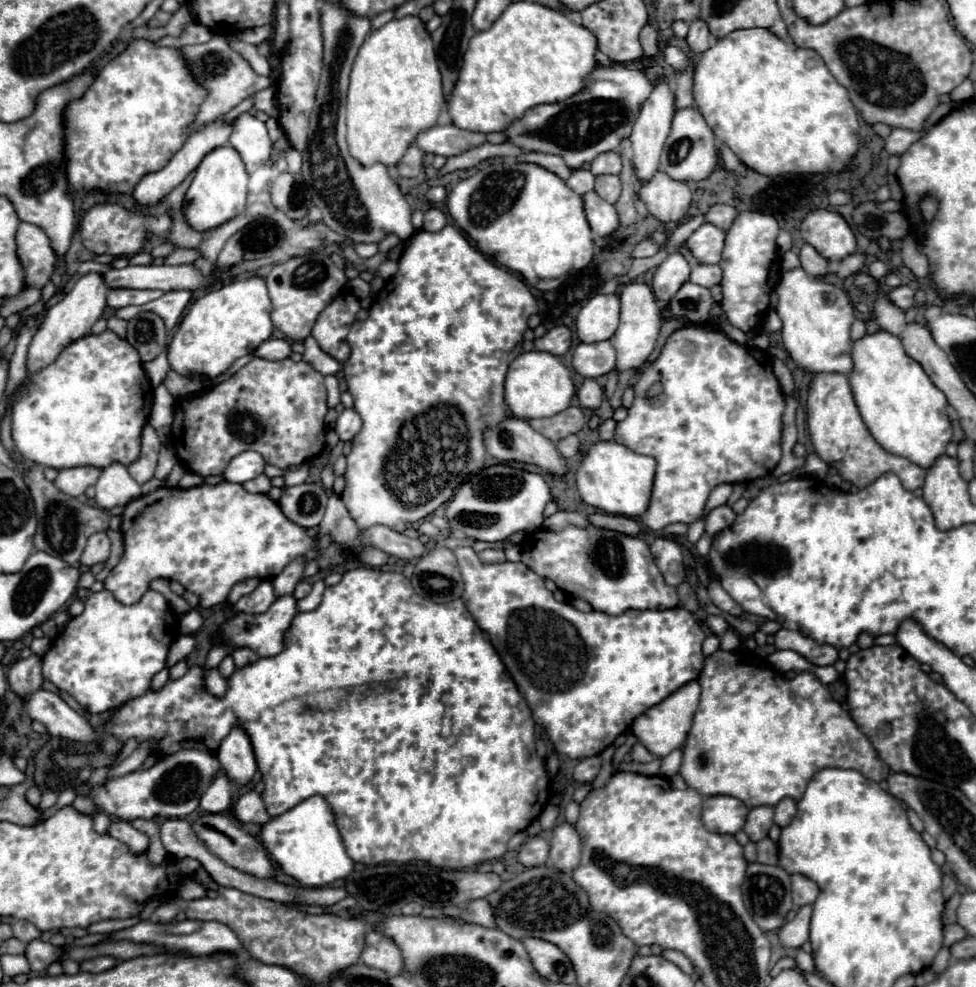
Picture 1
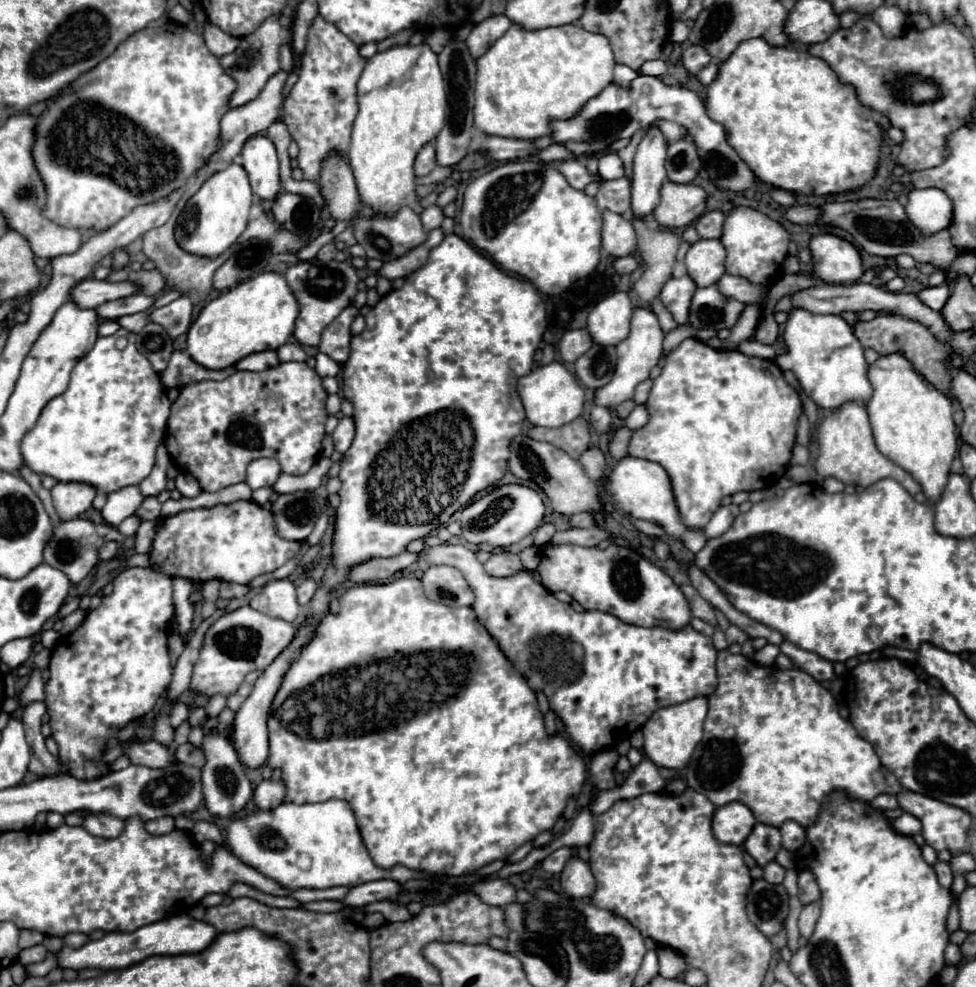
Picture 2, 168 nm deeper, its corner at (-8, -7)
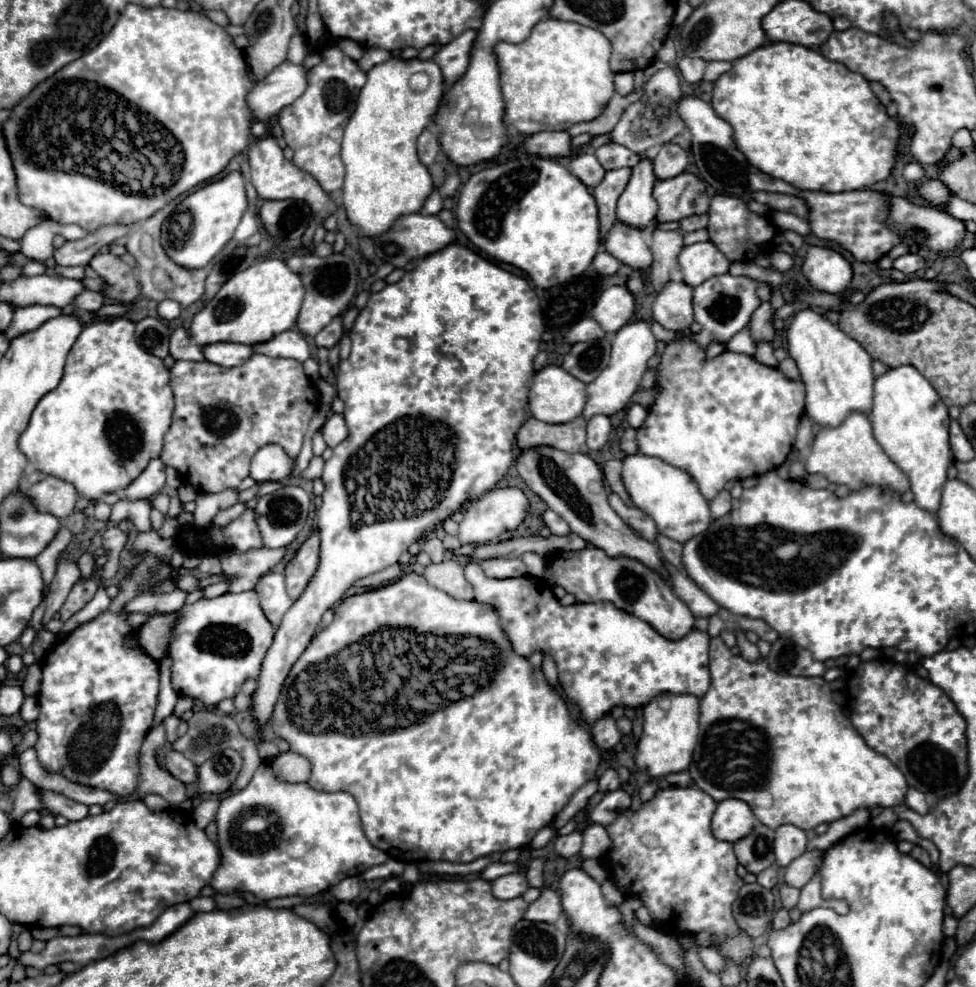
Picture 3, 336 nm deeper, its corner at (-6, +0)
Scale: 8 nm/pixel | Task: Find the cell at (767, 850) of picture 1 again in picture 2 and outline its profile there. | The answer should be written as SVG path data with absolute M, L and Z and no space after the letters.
M777 861L767 863L763 867L763 879L765 881L769 881L769 883L783 883L783 877L785 877L785 867L781 867Z

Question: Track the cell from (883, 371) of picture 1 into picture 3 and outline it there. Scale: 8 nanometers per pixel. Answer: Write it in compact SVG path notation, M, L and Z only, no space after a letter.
M891 368L887 374L875 380L873 410L869 414L873 424L873 436L885 450L885 454L903 470L909 478L913 502L927 512L939 510L943 484L947 480L947 468L953 460L949 448L949 414L935 388L913 368Z

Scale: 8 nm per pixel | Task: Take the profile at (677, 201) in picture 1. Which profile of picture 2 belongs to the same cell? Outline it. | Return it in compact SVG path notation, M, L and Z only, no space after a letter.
M667 181L661 187L661 201L653 211L653 219L667 229L689 227L705 211L705 191L693 183L679 185Z

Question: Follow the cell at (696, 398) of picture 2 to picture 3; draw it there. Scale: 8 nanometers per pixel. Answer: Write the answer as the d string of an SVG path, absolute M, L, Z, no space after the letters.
M673 340L661 356L655 384L661 392L649 408L647 420L637 430L639 452L689 472L707 500L713 500L731 478L759 476L779 468L787 460L805 410L805 388L801 380L789 380L777 368L763 366L747 354L723 352L713 360L705 360L705 350L697 344Z

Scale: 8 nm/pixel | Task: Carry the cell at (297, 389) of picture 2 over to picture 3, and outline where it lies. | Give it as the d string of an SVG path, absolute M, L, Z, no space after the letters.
M253 354L247 364L235 368L223 368L211 362L177 360L171 368L171 388L175 394L175 412L173 424L165 436L161 460L165 466L175 468L183 482L191 484L197 492L223 492L227 488L237 488L239 482L249 476L249 462L253 454L269 442L281 444L285 452L295 458L319 402L301 362L261 354Z

